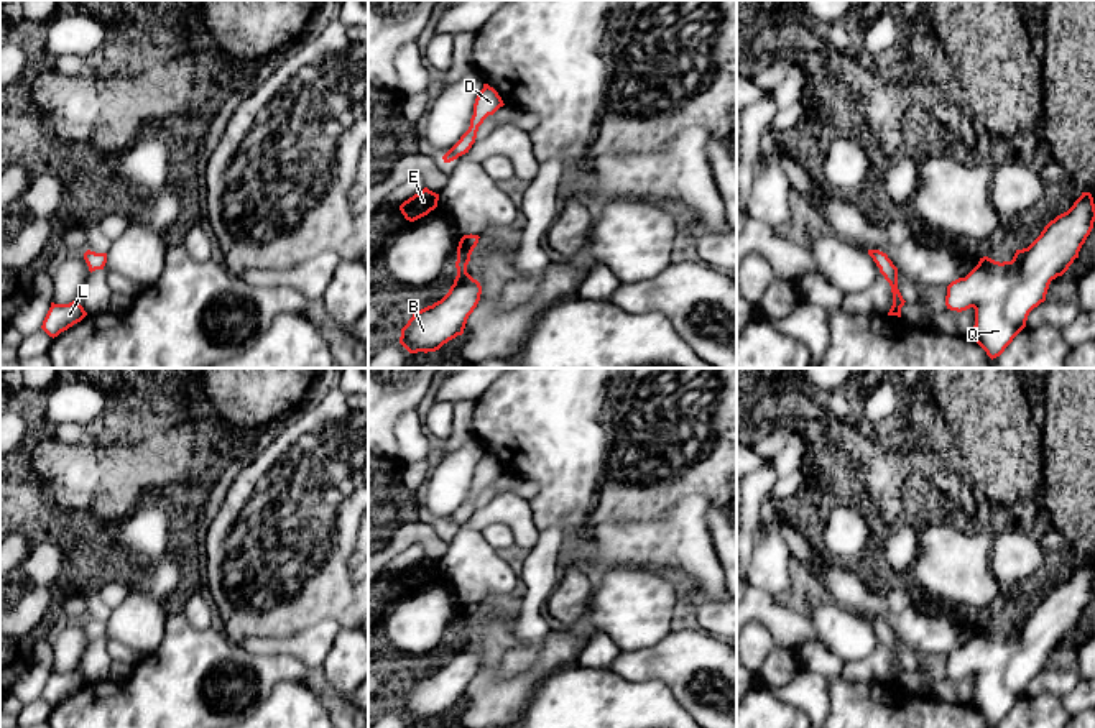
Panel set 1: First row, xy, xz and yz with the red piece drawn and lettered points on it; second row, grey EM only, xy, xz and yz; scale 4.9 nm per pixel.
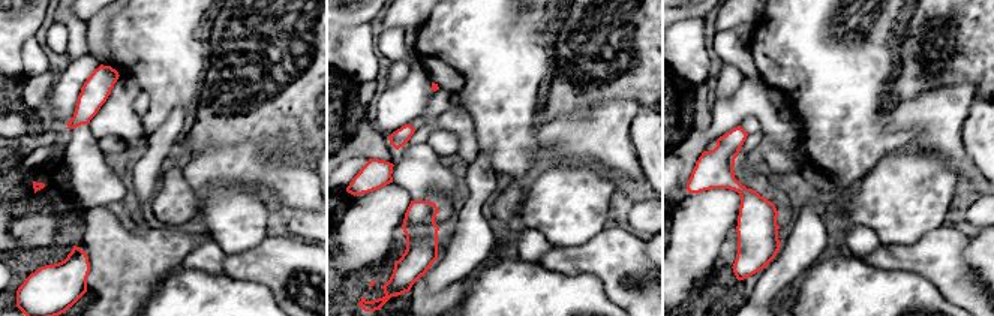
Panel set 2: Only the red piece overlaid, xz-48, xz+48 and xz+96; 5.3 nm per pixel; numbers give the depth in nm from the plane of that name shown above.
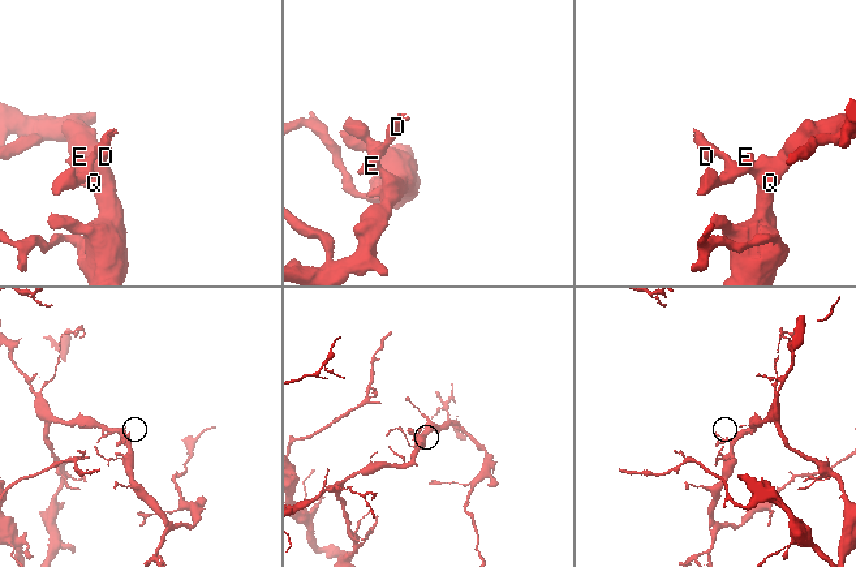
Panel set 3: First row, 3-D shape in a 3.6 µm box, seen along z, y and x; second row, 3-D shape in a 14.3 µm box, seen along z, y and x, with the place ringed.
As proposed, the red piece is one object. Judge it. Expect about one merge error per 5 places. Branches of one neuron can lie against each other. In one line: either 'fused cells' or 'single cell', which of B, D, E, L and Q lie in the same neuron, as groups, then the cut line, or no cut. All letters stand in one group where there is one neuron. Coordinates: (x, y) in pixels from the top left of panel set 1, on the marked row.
single cell; groups B D E L Q; cut none

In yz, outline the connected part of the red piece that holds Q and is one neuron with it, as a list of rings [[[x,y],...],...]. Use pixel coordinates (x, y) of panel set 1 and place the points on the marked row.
[[[1082,192],[1028,248],[1016,250],[1011,261],[983,256],[965,278],[947,286],[947,309],[975,309],[972,337],[991,360],[1026,327],[1029,312],[1046,301],[1051,281],[1079,258],[1093,222],[1093,197]]]

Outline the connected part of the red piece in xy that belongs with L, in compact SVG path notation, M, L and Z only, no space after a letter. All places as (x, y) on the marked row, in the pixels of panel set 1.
M72 301L69 304L54 304L51 302L51 307L43 320L41 329L49 337L58 337L61 332L67 330L74 324L81 322L87 312L79 304L79 301Z

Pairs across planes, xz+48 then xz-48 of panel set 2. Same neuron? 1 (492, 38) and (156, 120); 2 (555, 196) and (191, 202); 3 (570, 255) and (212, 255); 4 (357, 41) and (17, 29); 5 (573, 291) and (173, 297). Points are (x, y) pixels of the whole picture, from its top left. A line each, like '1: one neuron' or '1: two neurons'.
1: one neuron
2: two neurons
3: two neurons
4: two neurons
5: one neuron

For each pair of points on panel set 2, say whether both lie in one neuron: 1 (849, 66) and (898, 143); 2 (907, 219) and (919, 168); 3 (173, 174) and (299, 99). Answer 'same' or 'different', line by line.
1: same
2: same
3: same

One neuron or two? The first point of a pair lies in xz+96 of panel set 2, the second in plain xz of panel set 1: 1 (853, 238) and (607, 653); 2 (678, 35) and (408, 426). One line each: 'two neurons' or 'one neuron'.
1: one neuron
2: one neuron

